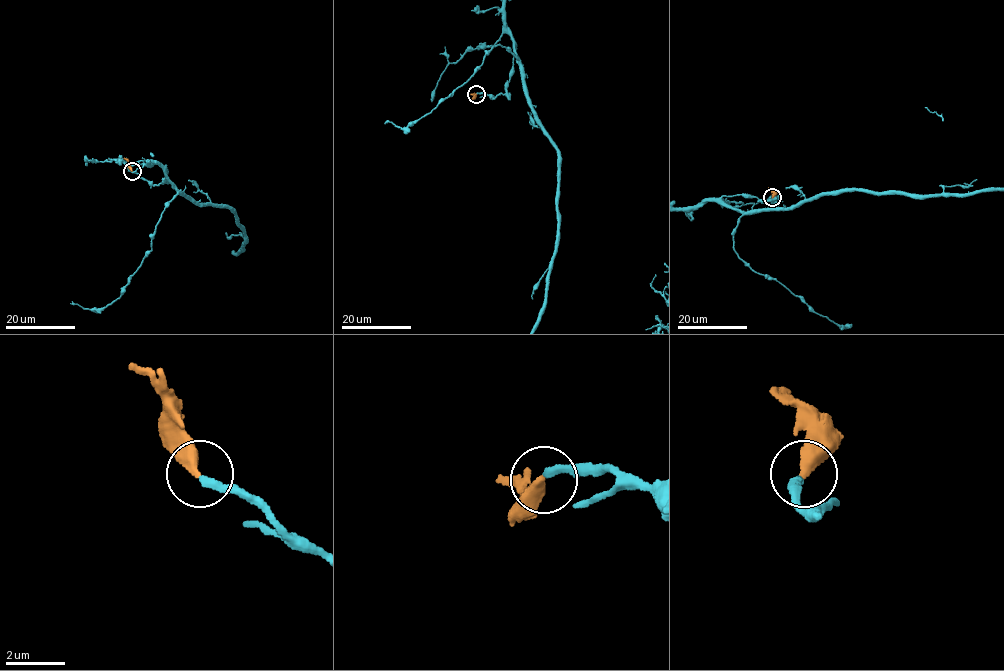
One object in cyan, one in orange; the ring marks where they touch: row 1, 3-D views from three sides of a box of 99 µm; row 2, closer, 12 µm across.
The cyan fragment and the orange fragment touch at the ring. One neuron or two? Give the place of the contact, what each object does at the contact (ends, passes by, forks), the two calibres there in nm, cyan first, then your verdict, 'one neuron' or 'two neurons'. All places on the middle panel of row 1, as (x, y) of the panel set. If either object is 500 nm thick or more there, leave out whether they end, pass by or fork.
(476, 94) | cyan ends | orange ends | 280/400 nm | one neuron

